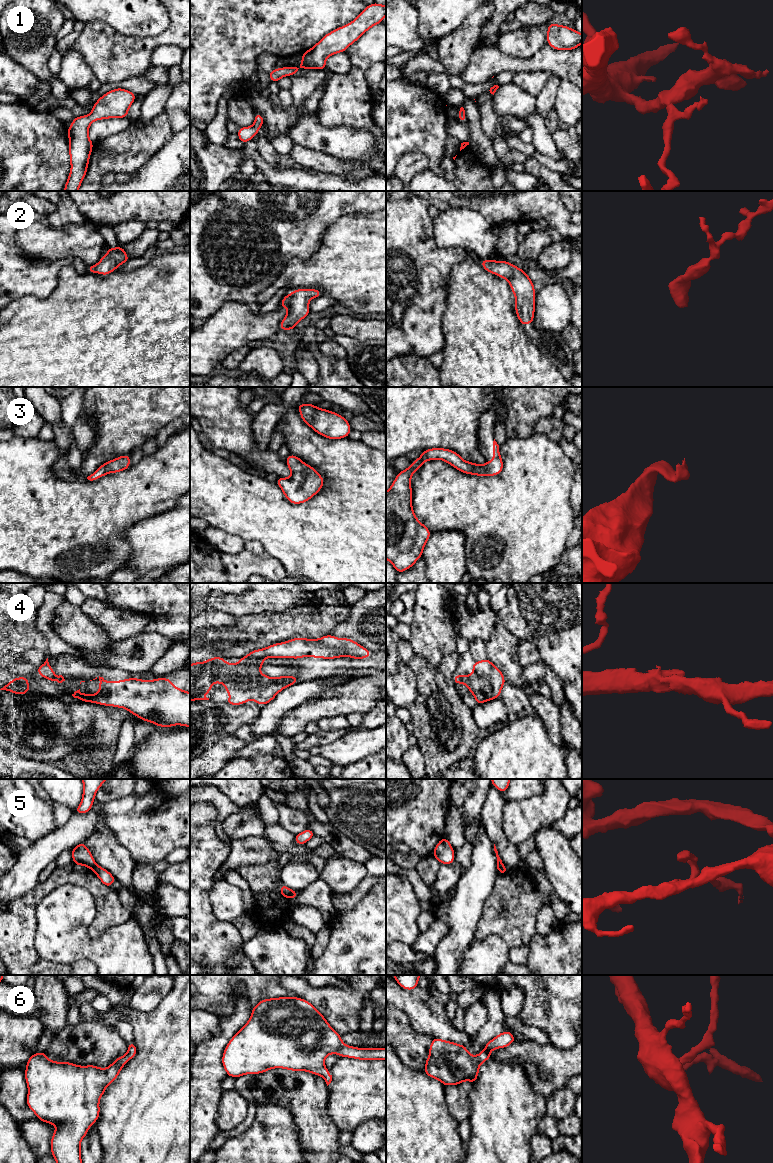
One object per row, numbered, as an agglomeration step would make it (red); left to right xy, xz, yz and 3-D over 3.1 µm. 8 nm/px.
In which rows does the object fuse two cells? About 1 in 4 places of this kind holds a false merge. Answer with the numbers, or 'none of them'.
5

